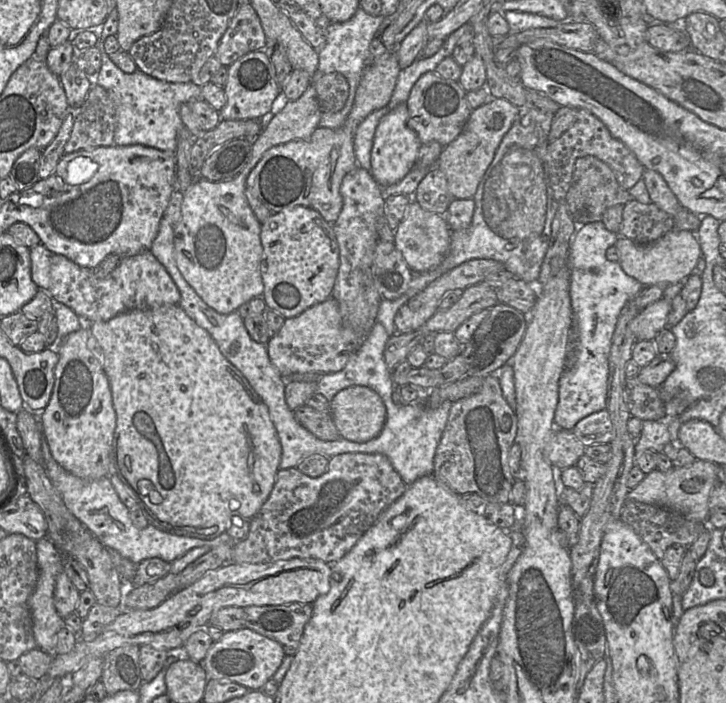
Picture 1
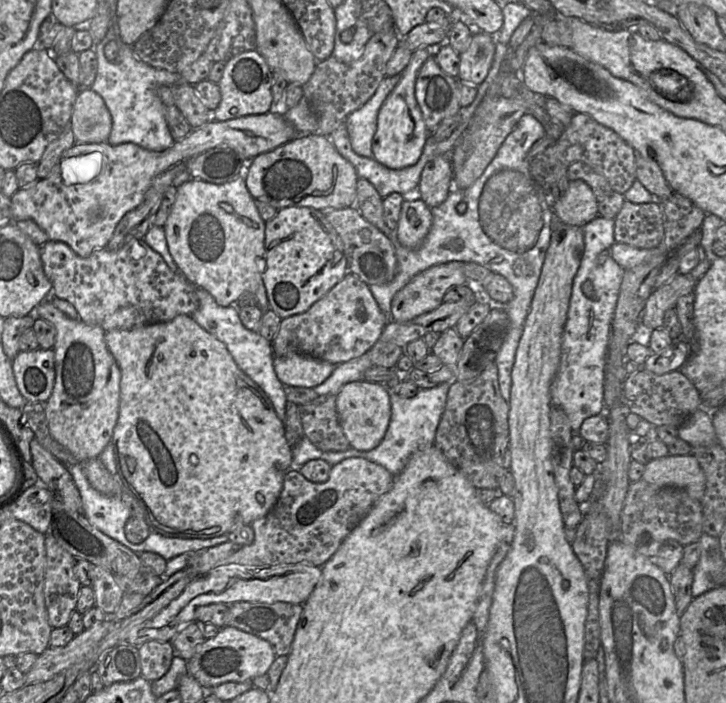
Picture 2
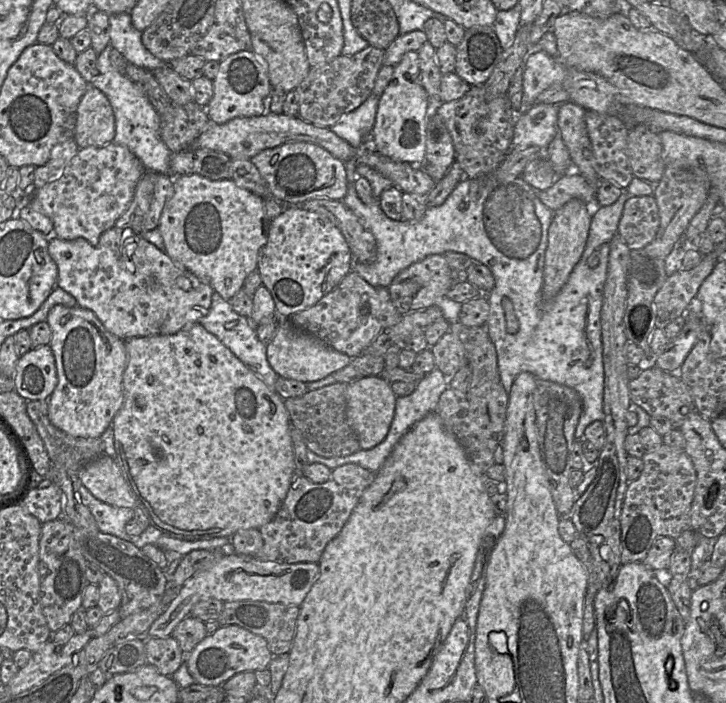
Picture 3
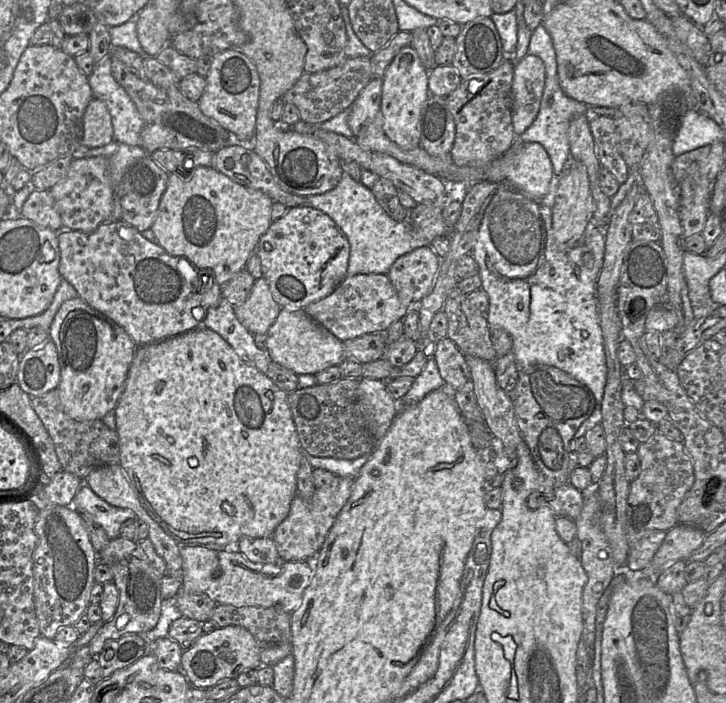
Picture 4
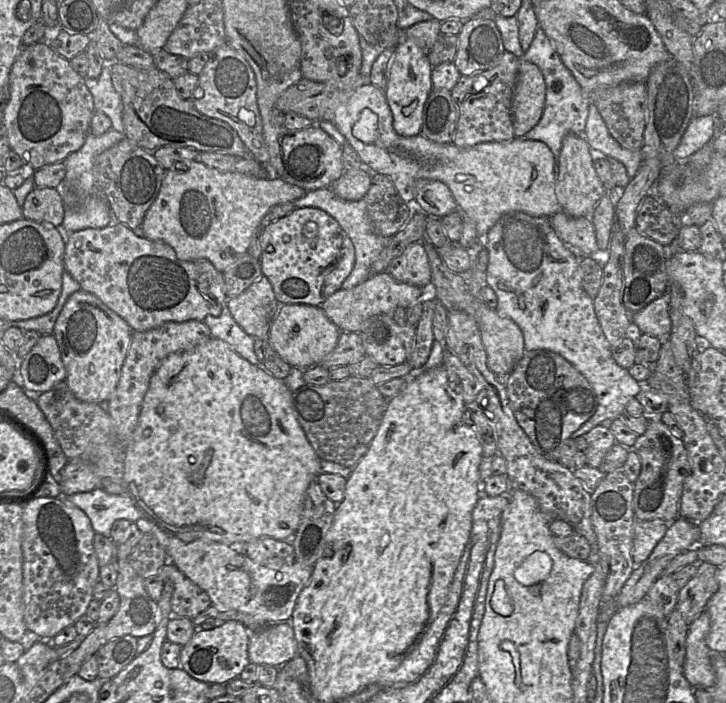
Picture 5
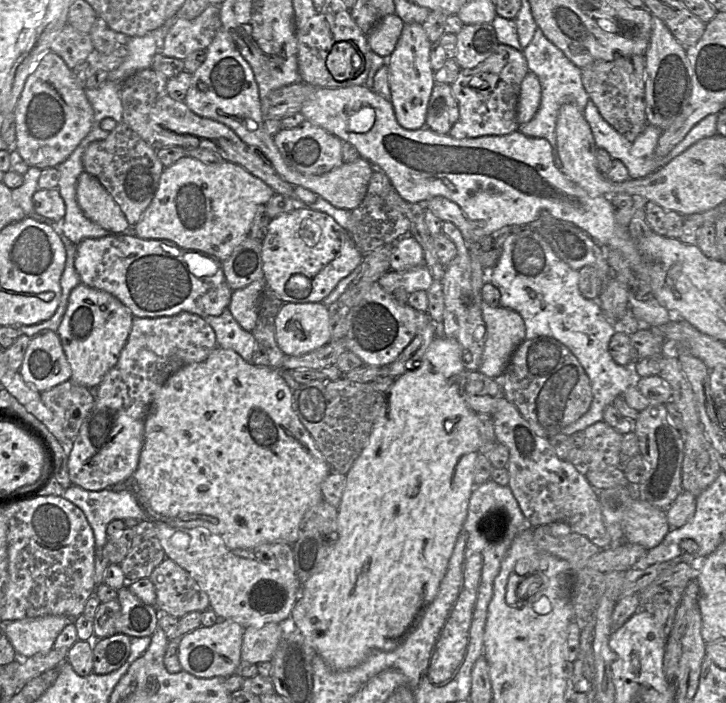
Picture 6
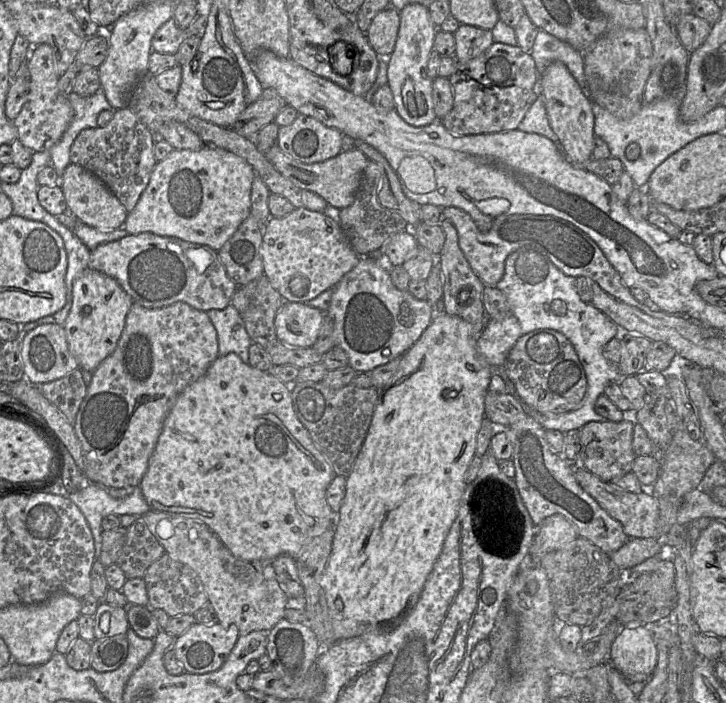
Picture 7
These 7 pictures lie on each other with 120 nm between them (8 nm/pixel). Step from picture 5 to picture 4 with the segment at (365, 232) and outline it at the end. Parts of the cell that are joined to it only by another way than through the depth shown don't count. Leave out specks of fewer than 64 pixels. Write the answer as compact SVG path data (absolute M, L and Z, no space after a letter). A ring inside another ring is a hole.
M345 171L335 188L320 195L306 196L304 206L327 214L346 235L350 244L347 276L386 275L399 257L416 248L430 246L435 238L449 236L451 233L442 216L420 228L411 227L407 218L404 222L396 222L378 204L371 190L364 184L354 181Z

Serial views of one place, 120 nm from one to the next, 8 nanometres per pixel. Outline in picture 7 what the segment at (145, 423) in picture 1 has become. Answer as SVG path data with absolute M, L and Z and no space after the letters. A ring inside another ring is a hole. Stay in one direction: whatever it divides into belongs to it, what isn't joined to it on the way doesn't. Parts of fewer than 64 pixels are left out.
M235 353L217 357L205 374L188 385L175 399L163 424L155 449L149 459L148 468L139 488L149 505L155 511L167 512L204 522L220 539L222 544L237 558L251 562L270 563L281 554L288 554L295 560L305 551L314 538L323 534L332 523L334 513L328 505L325 491L336 476L324 455L316 448L307 429L297 418L291 392L287 385L271 375L242 362Z

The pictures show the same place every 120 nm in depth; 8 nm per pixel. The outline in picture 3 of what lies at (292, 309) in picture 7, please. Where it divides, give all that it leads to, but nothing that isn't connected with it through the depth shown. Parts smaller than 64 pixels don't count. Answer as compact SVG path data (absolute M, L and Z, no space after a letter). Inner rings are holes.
M279 317L275 335L266 346L269 365L281 378L303 383L319 381L350 365L352 359L325 344L320 339L294 328L288 318Z

